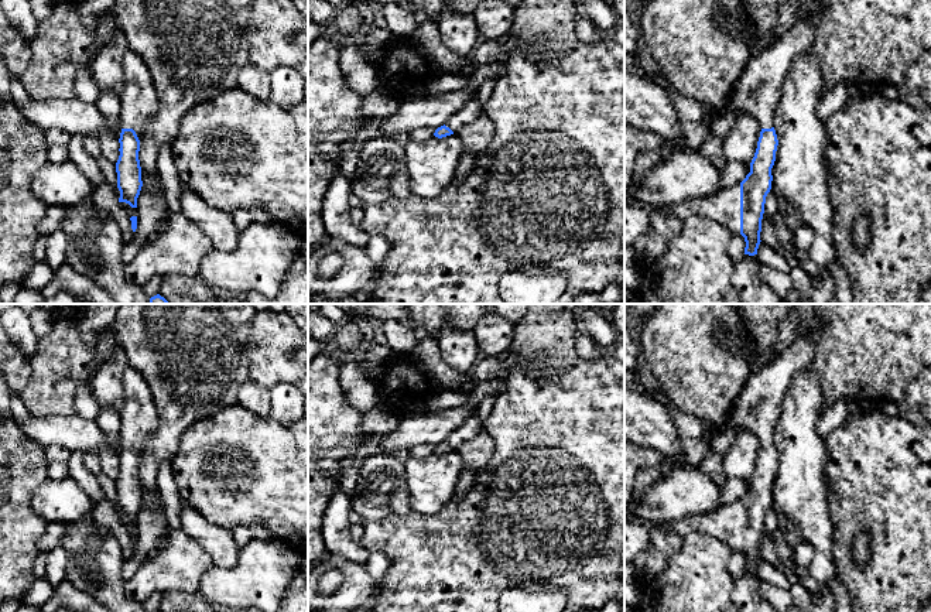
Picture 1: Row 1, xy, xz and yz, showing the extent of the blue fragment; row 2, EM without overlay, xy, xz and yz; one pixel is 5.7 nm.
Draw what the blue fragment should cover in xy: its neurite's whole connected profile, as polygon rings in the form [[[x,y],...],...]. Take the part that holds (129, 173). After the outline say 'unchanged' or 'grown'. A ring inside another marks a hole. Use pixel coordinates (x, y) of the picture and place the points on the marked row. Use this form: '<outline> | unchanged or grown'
[[[126,51],[123,61],[124,88],[120,96],[120,155],[116,163],[119,202],[137,208],[140,195],[141,167],[138,160],[140,140],[144,124],[157,112],[158,99],[150,71],[133,51]]] | grown

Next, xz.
[[[475,95],[462,109],[453,113],[444,126],[438,127],[434,136],[442,139],[455,134],[459,127],[478,120],[482,114],[478,96]]] | grown

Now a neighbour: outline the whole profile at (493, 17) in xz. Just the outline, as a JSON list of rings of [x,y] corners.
[[[500,0],[482,1],[472,14],[479,34],[487,40],[506,37],[514,21],[514,8]]]

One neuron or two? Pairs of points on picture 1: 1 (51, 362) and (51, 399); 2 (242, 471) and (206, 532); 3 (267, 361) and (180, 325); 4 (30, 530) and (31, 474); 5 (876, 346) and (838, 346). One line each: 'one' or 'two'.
1: one
2: two
3: two
4: one
5: one

